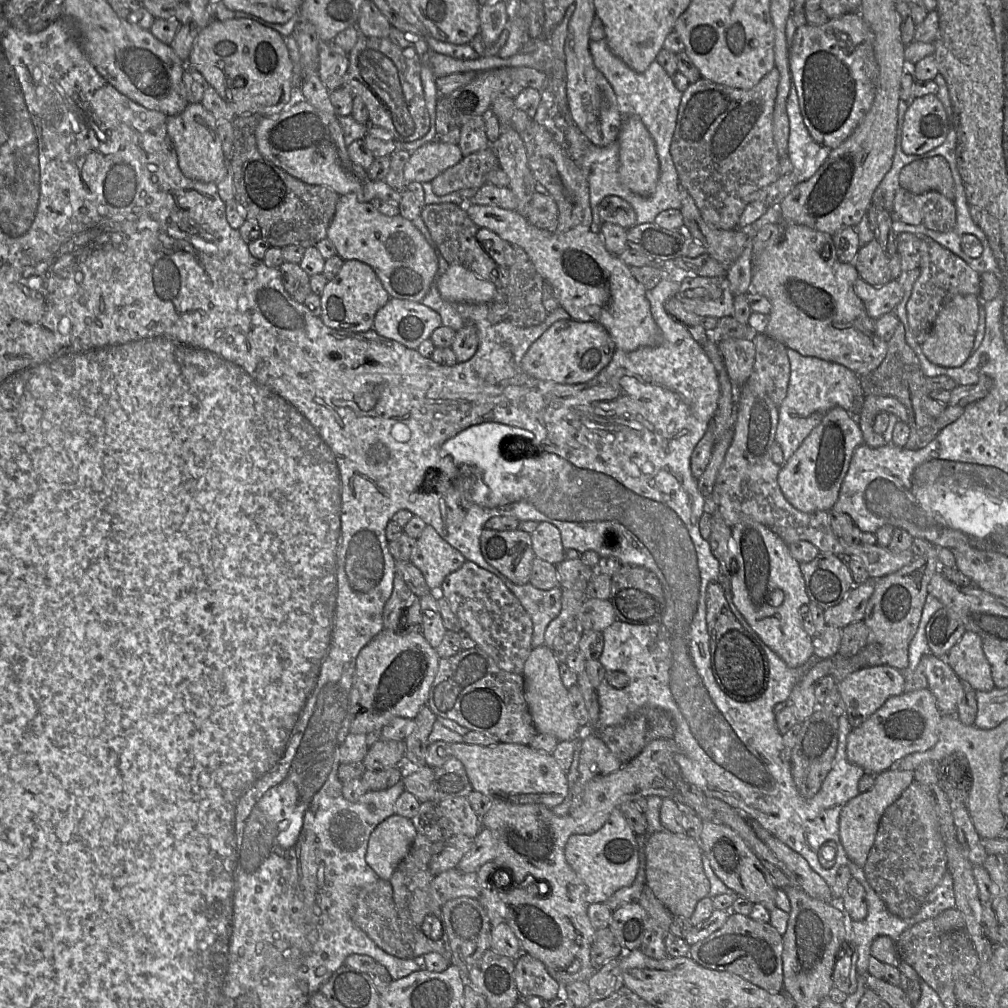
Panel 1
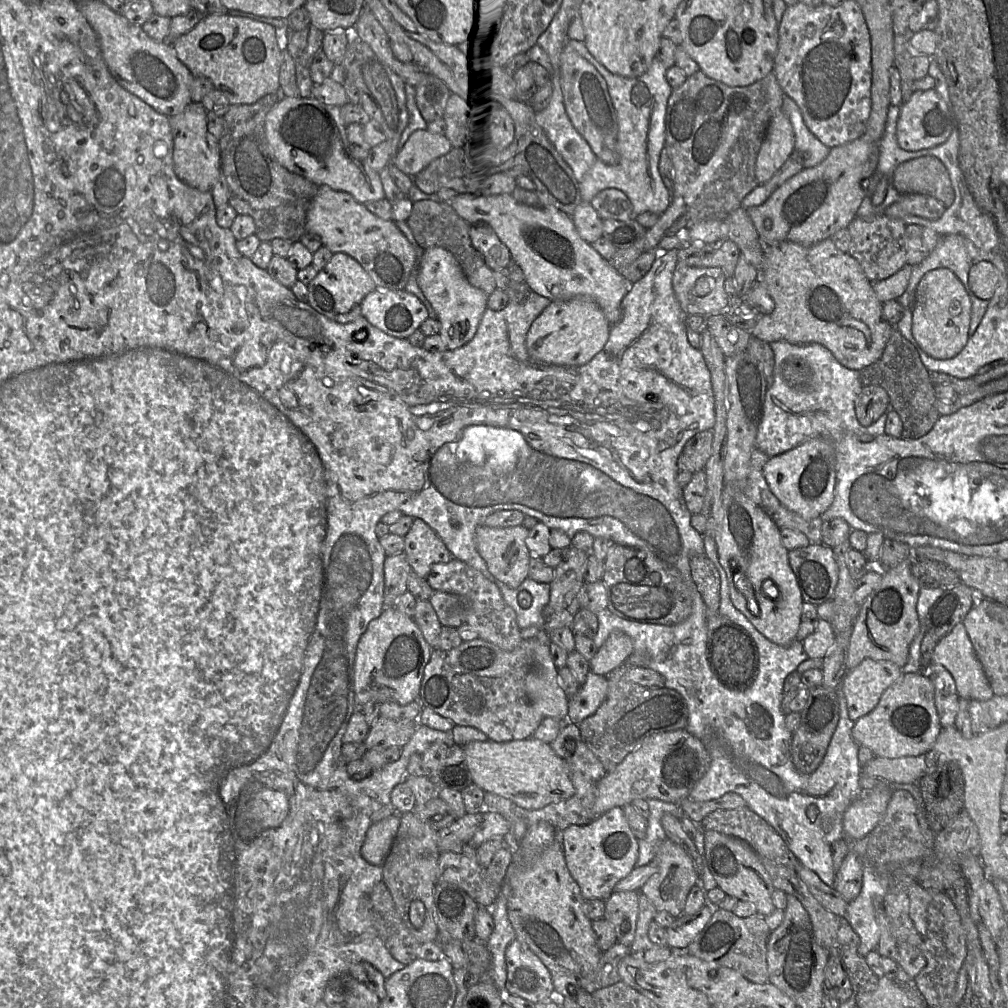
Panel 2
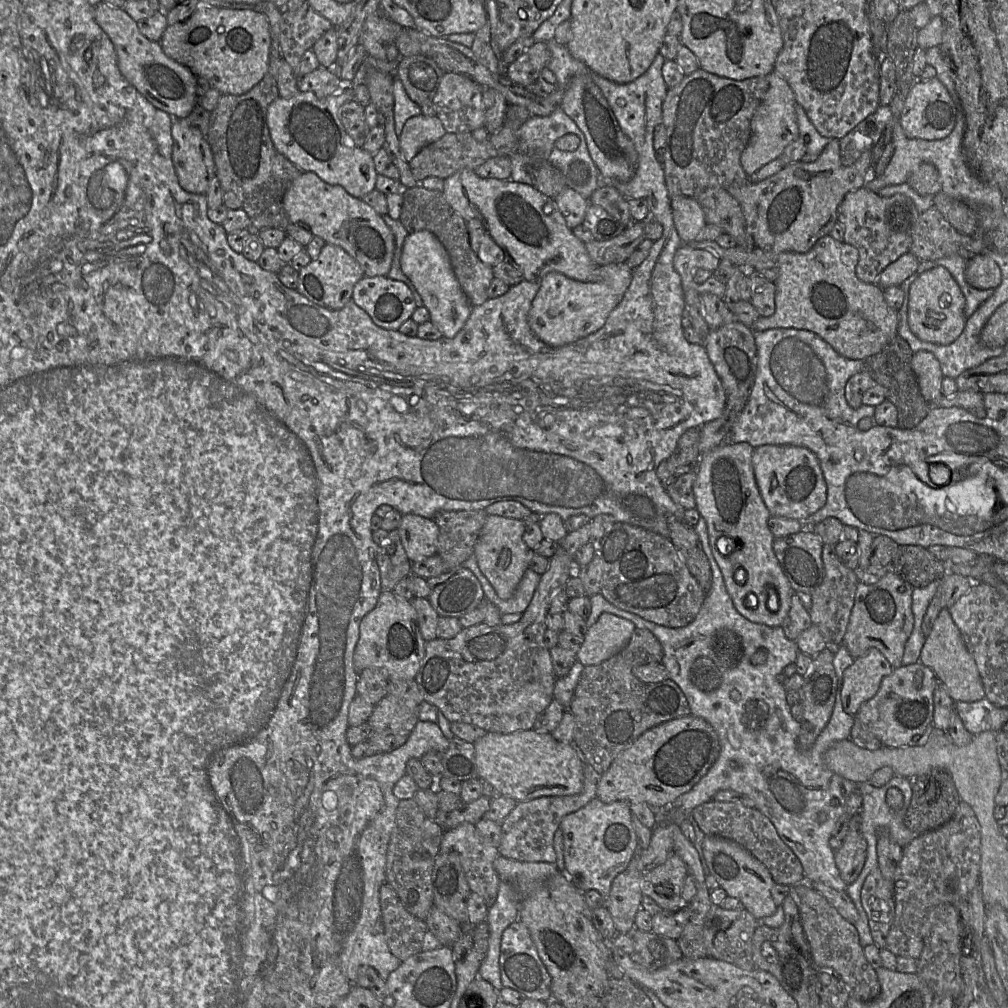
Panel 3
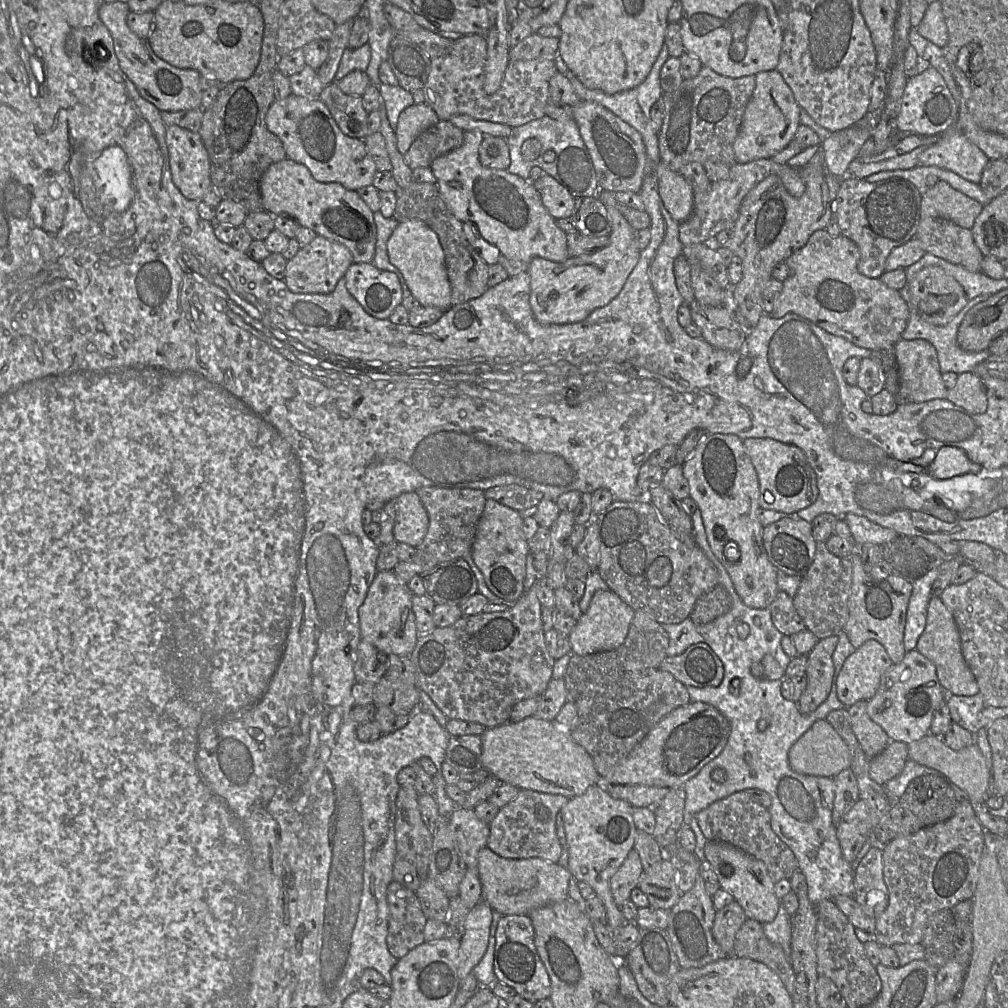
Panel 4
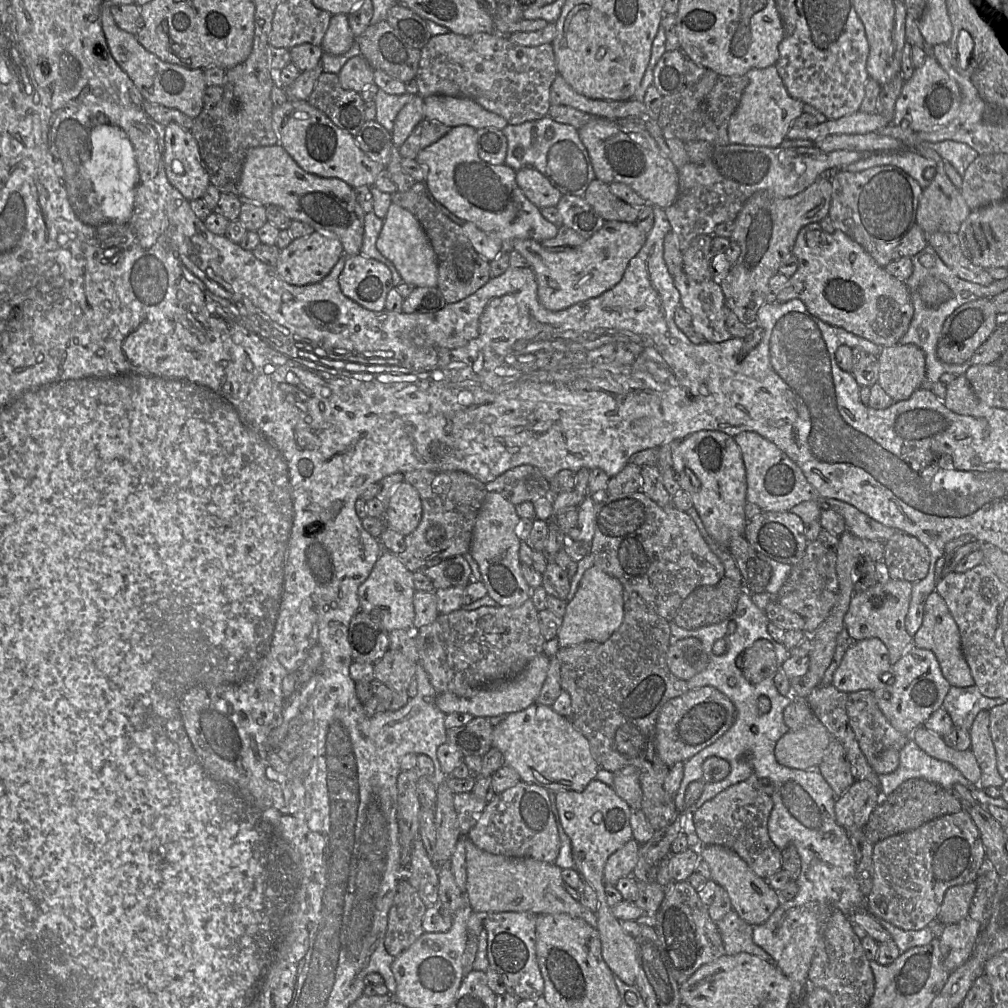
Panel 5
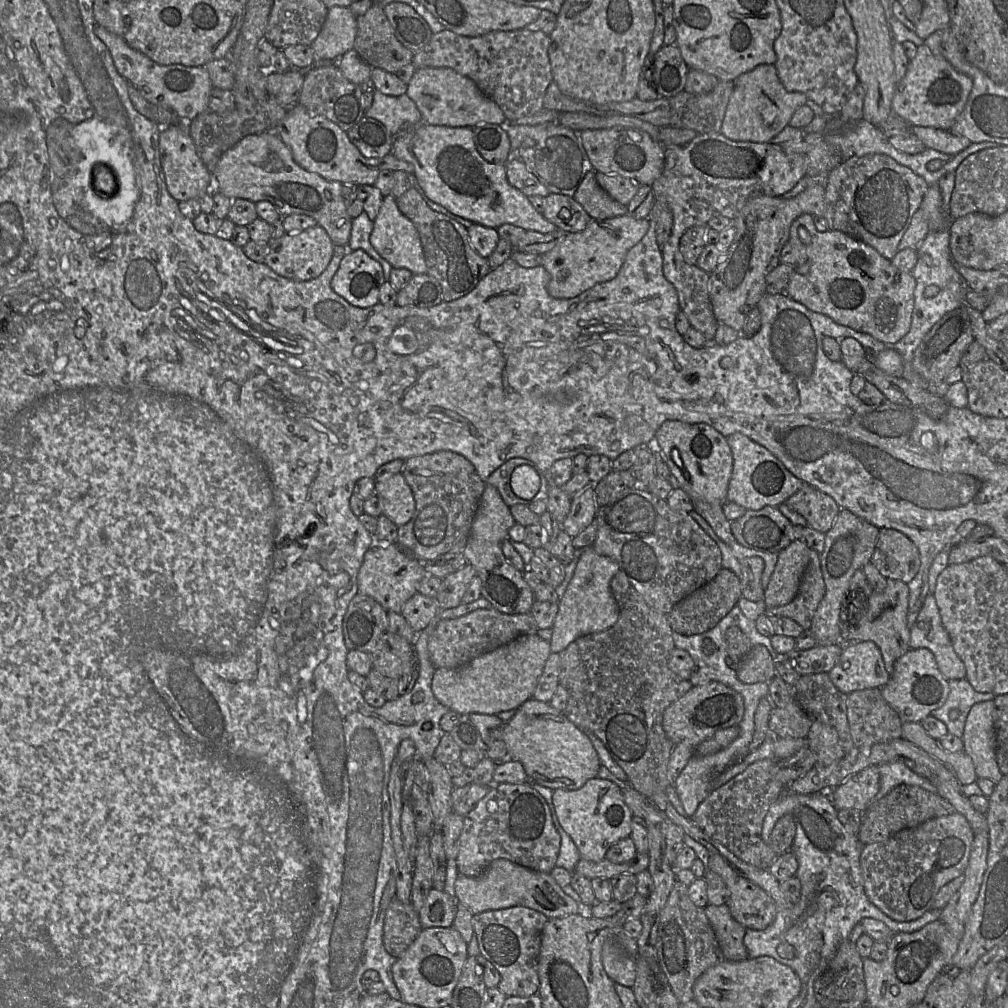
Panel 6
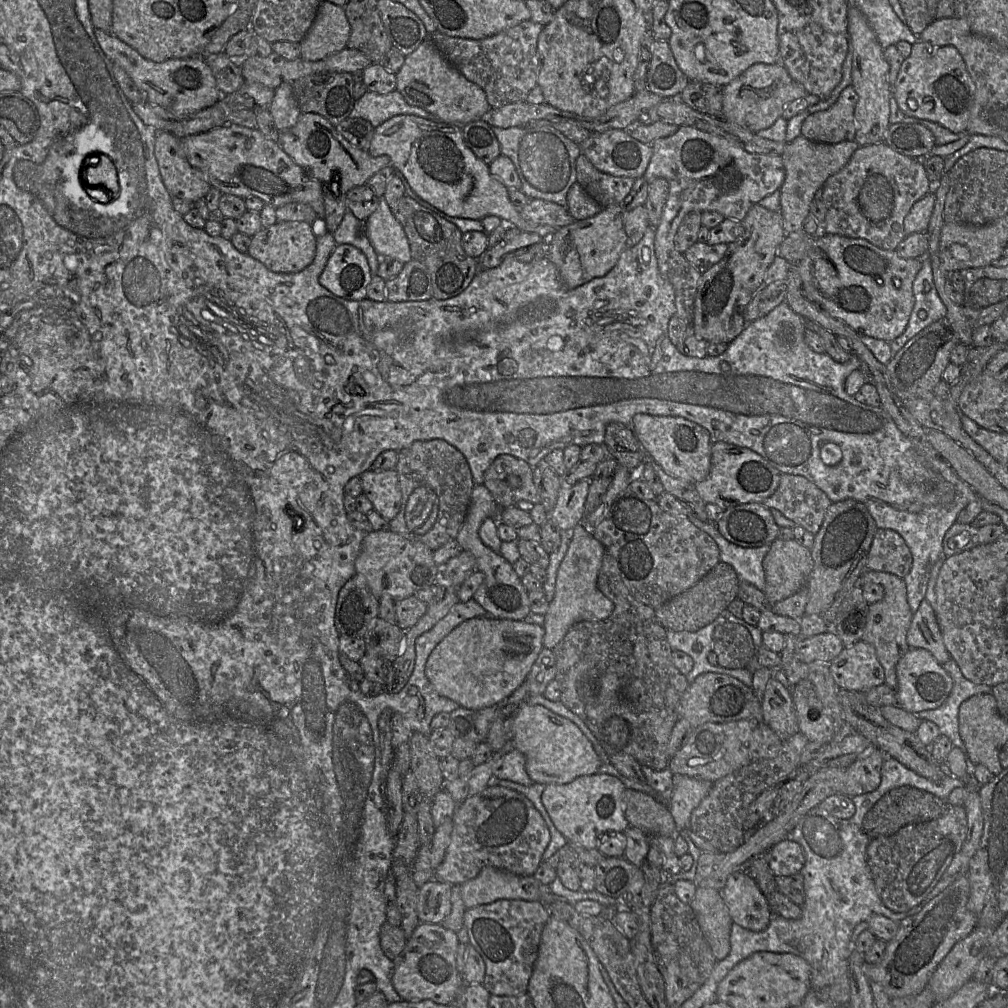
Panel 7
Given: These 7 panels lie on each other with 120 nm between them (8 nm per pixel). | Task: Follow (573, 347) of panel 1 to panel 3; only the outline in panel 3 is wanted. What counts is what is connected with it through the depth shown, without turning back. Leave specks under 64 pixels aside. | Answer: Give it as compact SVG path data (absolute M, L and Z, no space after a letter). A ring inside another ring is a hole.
M626 262L599 266L600 280L597 282L577 281L559 272L549 272L541 279L528 313L528 325L540 341L557 348L582 339L604 326L629 287L633 270Z

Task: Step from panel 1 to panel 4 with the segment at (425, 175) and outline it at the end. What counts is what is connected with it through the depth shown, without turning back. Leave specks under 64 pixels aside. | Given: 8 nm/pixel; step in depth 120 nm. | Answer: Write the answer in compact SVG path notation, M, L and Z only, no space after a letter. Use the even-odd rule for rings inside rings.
M425 102L405 108L399 115L394 131L399 152L404 156L412 142L439 121L435 111Z

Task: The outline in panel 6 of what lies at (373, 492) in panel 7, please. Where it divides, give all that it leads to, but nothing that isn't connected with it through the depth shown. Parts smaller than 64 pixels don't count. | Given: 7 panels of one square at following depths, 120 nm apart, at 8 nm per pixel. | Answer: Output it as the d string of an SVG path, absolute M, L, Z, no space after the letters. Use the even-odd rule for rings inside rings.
M402 473L375 482L375 495L383 505L383 514L398 527L408 523L415 513L415 498Z

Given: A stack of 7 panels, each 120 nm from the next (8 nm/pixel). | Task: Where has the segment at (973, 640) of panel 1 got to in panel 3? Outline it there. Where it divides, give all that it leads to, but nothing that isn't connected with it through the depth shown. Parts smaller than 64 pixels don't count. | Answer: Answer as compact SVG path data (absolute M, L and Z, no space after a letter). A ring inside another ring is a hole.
M942 609L921 650L920 662L930 668L954 702L975 702L985 698L985 690L975 663L968 652L960 630L948 609Z

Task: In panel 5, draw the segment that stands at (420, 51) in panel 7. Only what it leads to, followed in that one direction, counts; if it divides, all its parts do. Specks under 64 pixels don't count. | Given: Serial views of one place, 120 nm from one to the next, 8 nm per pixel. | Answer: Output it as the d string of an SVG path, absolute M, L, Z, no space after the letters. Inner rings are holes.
M432 95L423 99L424 118L437 120L450 128L467 125L476 130L483 128L503 130L508 125L504 118L468 98Z

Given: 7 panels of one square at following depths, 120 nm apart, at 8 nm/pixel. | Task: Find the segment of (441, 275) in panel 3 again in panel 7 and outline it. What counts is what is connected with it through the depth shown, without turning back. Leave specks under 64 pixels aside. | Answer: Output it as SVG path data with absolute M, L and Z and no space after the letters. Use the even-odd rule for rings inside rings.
M383 197L364 223L365 232L379 256L391 257L404 264L412 259L407 235Z

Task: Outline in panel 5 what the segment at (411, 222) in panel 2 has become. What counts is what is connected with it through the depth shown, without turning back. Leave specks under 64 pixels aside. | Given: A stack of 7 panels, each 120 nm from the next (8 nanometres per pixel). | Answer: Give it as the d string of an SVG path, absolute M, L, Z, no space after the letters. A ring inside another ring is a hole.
M416 182L406 192L391 194L392 202L411 212L423 227L438 260L438 285L446 303L452 304L470 296L491 278L490 263L474 249L461 226L443 214L429 198L424 182Z

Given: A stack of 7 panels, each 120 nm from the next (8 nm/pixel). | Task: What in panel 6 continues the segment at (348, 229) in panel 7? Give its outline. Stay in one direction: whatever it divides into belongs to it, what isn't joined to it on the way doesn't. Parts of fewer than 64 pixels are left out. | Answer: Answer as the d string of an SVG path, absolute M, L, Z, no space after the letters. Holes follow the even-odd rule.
M363 212L361 215L355 217L352 220L351 234L347 248L348 250L364 250L382 266L384 278L388 281L393 266L382 258L372 246L370 235L373 230L373 226L373 221L369 218L367 213Z

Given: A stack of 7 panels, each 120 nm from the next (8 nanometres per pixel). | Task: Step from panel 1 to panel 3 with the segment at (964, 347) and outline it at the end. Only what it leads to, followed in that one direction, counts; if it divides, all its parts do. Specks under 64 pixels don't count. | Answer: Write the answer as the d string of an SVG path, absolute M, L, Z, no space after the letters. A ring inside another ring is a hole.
M943 266L933 267L922 272L910 284L908 326L911 332L924 342L949 345L964 330L965 305L965 297L951 273Z

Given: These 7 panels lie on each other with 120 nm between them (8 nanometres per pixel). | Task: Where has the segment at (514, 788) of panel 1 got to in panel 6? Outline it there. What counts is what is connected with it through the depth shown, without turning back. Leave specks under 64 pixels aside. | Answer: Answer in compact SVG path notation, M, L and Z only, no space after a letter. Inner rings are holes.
M533 698L524 702L505 723L502 735L508 754L521 762L533 783L552 790L577 790L598 775L601 763L587 735L549 703Z

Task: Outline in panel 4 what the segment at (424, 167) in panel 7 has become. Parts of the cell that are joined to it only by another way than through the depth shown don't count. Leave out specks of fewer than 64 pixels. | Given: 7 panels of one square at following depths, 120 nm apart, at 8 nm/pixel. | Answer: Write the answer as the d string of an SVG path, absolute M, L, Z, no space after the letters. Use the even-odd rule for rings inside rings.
M464 131L463 134L463 144L455 149L450 151L449 153L442 155L435 160L430 165L430 169L433 172L435 178L436 178L436 186L438 188L438 191L443 198L445 204L449 208L449 210L453 213L453 215L459 219L460 221L464 222L470 222L473 223L476 228L478 229L481 236L488 242L494 244L497 246L497 248L500 250L502 255L510 258L522 261L524 263L529 263L533 258L535 257L541 257L545 258L547 260L553 261L553 262L564 262L566 261L570 255L568 253L567 249L567 233L564 232L562 229L560 229L555 222L554 217L548 212L548 210L544 207L542 204L541 198L539 193L536 191L534 186L531 182L528 182L527 180L524 180L523 178L519 177L518 175L512 174L508 172L507 170L500 170L500 169L491 169L488 167L483 166L479 161L479 147L481 144L481 141L483 139L483 135L479 131Z

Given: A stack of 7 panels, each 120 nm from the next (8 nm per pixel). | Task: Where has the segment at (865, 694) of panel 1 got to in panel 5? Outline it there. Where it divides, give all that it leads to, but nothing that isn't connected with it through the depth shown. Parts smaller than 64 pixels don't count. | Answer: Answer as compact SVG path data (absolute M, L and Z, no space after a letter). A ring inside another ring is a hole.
M878 638L853 642L836 669L832 686L850 694L861 690L875 691L886 687L891 668L886 646Z

